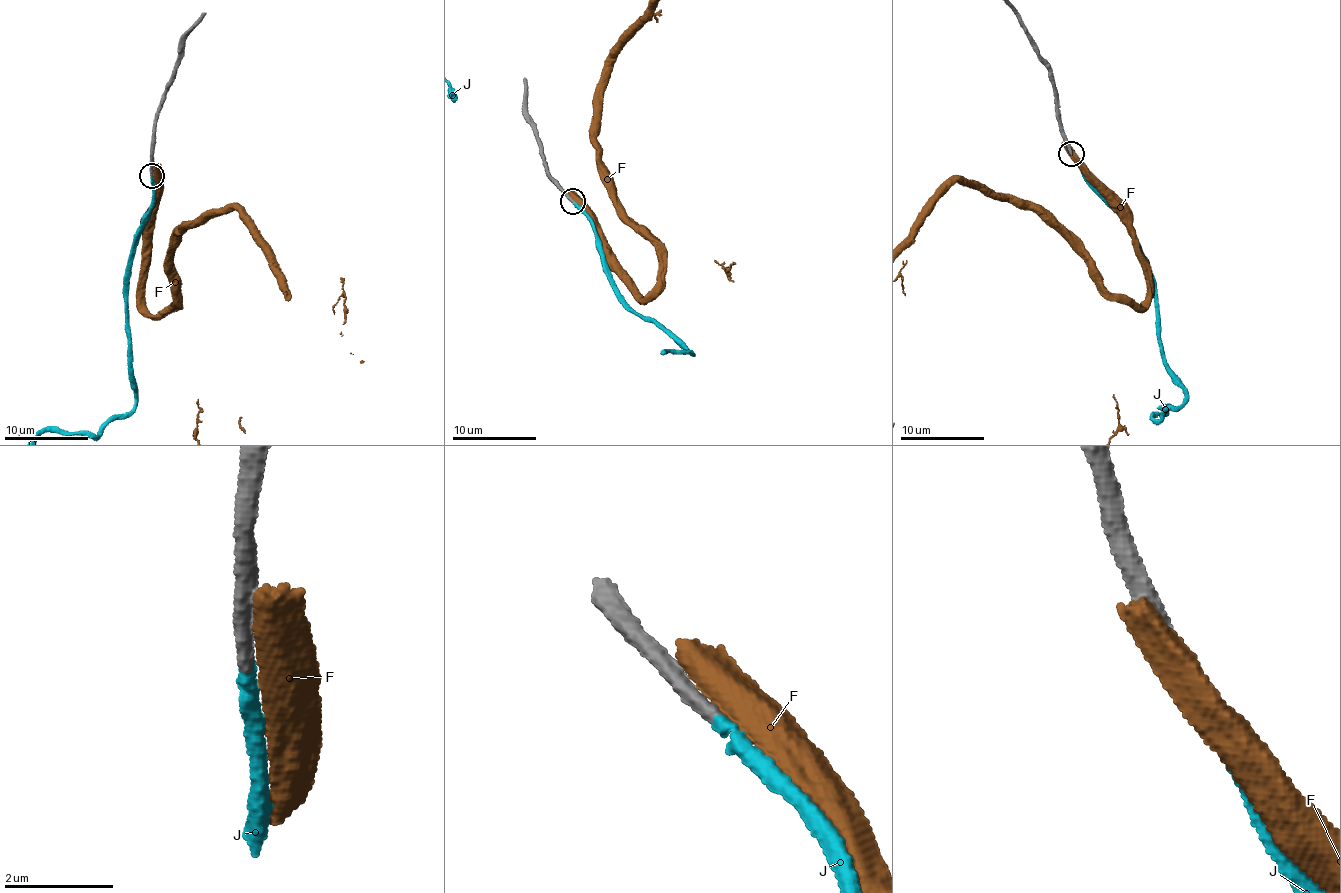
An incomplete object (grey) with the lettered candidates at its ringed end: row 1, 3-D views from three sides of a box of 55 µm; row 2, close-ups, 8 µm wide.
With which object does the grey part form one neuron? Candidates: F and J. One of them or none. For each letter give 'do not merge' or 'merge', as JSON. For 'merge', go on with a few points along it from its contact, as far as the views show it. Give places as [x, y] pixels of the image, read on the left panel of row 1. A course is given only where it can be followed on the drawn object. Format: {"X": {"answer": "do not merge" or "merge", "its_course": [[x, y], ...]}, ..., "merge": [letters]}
{"F": {"answer": "do not merge"}, "J": {"answer": "merge"}, "merge": ["J"]}

